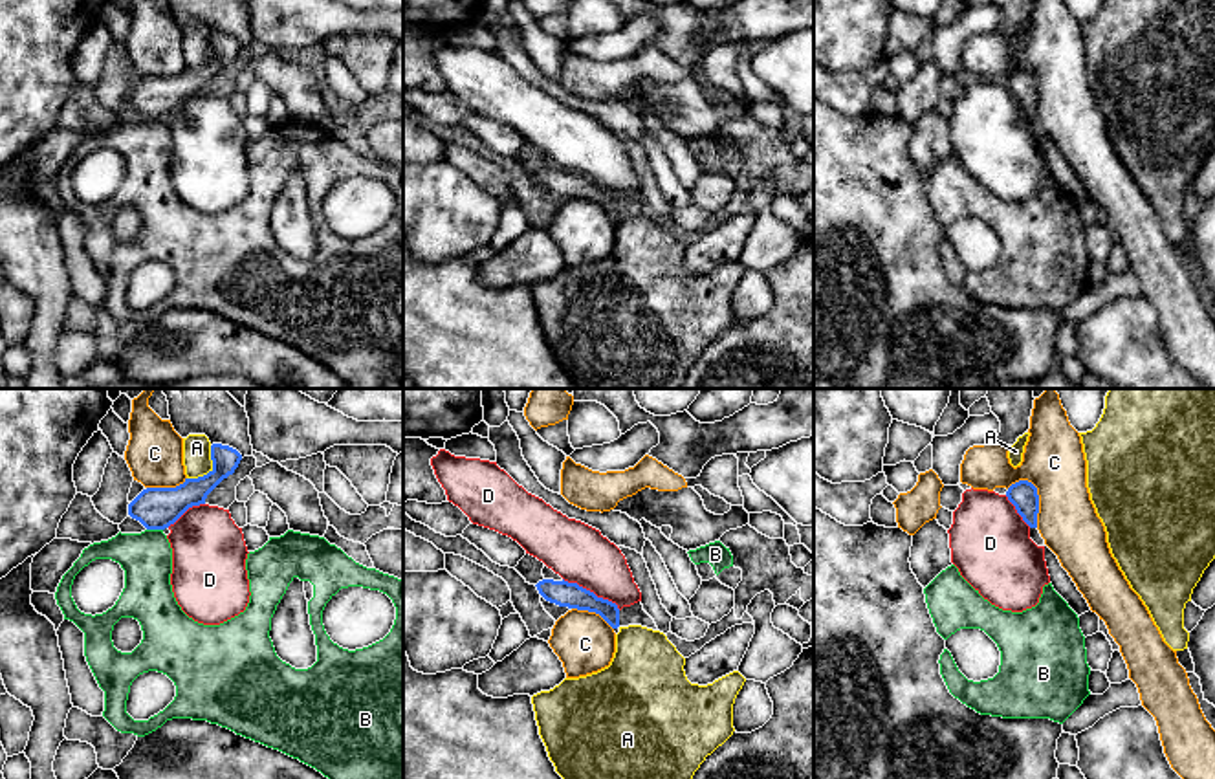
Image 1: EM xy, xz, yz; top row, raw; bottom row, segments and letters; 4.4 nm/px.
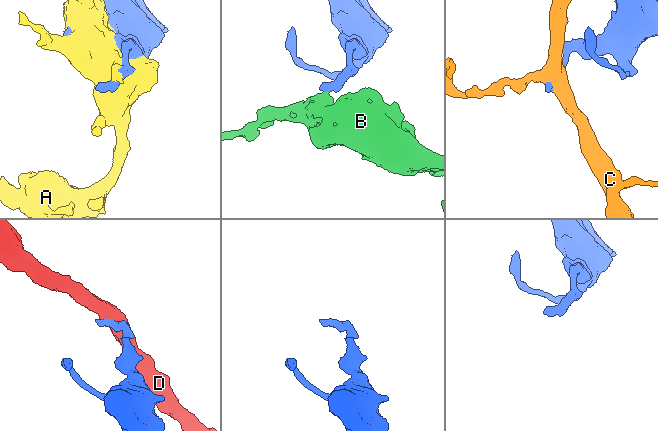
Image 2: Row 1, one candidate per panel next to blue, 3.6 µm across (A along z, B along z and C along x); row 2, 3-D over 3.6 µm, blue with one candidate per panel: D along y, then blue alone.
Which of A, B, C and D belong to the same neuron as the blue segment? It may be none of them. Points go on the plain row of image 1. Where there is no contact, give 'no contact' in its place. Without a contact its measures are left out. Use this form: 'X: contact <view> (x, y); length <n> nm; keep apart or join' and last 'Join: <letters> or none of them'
A: contact xy (209, 61); length 190 nm; keep apart
B: contact xy (154, 118); length 70 nm; keep apart
C: contact yz (1038, 88); length 240 nm; keep apart
D: contact xz (592, 182); length 300 nm; keep apart
Join: none of them

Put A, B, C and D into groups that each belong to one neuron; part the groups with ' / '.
A / B / C / D

